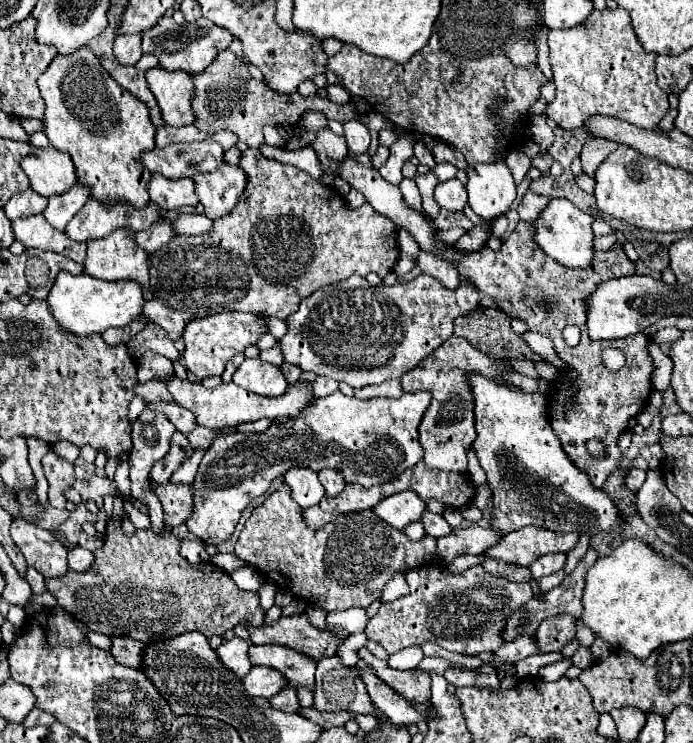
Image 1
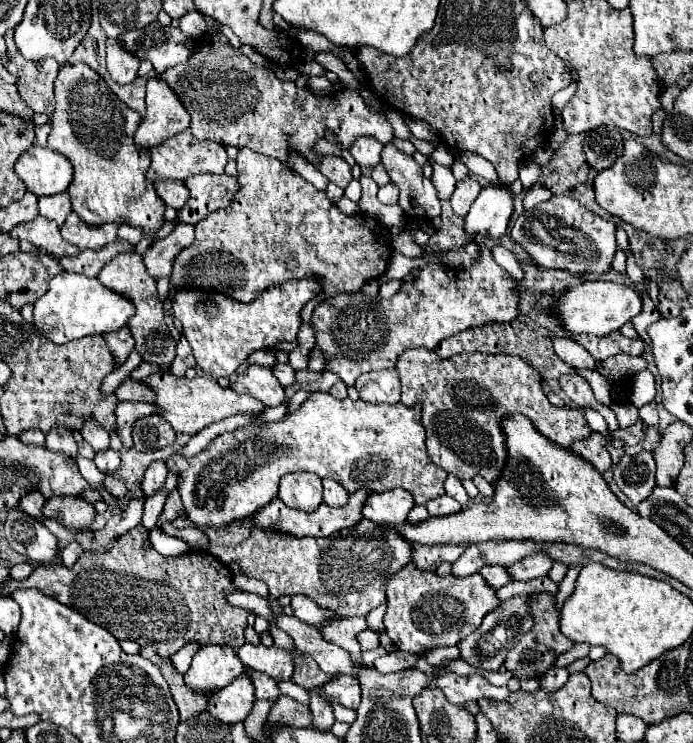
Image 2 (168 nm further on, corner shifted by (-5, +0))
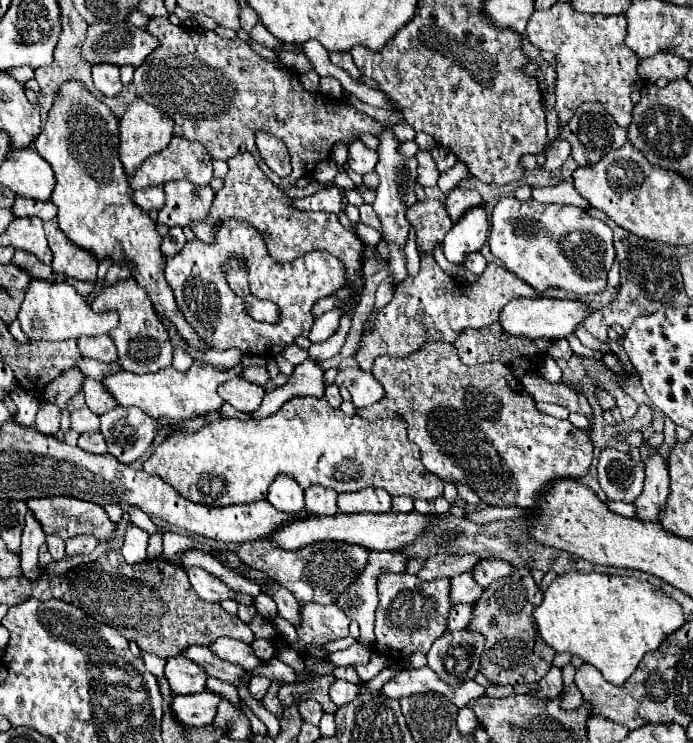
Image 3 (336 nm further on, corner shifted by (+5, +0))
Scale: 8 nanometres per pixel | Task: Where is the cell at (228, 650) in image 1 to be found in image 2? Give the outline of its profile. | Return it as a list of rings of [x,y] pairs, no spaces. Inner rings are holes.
[[[200,647],[192,659],[190,669],[184,673],[186,685],[196,693],[210,693],[232,683],[242,675],[244,665],[232,647]]]

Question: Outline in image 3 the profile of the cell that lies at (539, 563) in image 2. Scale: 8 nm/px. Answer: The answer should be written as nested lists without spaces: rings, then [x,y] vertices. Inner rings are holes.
[[[488,559],[488,561],[480,561],[476,567],[474,567],[474,579],[482,585],[482,587],[488,587],[492,581],[496,579],[502,579],[502,577],[508,577],[510,573],[514,571],[514,567],[506,561],[498,561],[498,559]]]

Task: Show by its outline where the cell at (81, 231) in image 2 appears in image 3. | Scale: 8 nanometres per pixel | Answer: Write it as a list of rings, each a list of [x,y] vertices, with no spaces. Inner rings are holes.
[[[56,219],[44,223],[44,231],[48,237],[48,245],[54,253],[52,269],[56,273],[66,273],[68,277],[80,281],[96,279],[96,269],[98,269],[96,259],[92,259],[88,251],[80,251],[80,247],[72,247],[72,243],[68,243],[68,237],[60,231]]]

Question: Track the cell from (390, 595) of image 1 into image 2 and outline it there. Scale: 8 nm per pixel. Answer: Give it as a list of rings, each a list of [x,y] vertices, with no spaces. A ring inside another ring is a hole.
[[[386,603],[378,605],[378,607],[366,617],[366,621],[368,621],[368,629],[372,629],[372,631],[376,631],[376,633],[382,633],[382,631],[384,631],[384,623],[382,623],[384,613],[386,613]]]

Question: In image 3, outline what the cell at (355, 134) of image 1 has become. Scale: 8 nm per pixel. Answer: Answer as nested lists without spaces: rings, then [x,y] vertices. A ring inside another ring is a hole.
[[[356,141],[348,147],[348,167],[360,175],[372,173],[376,167],[376,151],[364,147],[362,141]]]

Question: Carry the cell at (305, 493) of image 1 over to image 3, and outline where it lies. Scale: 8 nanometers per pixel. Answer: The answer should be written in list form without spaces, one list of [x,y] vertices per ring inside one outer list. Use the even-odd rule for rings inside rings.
[[[278,475],[268,489],[268,501],[284,513],[304,511],[304,489],[292,479],[292,475]]]

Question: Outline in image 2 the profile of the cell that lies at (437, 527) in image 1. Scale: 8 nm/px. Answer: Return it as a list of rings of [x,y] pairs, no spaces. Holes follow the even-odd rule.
[[[440,495],[438,499],[426,503],[426,507],[428,507],[430,515],[448,515],[448,513],[456,513],[458,509],[462,509],[460,503],[448,495]]]

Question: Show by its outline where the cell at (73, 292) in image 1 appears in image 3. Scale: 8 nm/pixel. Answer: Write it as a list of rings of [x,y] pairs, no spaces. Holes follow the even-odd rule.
[[[34,279],[22,301],[18,321],[30,341],[66,341],[78,339],[82,335],[96,337],[108,333],[118,325],[118,315],[116,311],[94,313],[86,301],[86,295],[78,293],[70,283]]]

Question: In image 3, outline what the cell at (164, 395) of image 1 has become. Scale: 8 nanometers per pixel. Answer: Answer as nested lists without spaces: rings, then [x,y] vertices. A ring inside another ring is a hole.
[[[88,377],[84,381],[84,393],[86,393],[86,405],[90,407],[90,411],[94,411],[98,415],[118,407],[118,403],[112,399],[112,395],[108,395],[108,391],[104,391],[104,385],[100,385],[92,377]]]

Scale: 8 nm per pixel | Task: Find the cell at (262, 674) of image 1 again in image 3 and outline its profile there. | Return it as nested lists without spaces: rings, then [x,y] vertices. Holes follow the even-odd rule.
[[[204,689],[196,695],[174,695],[170,707],[178,721],[190,727],[204,727],[214,721],[216,705],[220,705],[222,695],[210,689]]]

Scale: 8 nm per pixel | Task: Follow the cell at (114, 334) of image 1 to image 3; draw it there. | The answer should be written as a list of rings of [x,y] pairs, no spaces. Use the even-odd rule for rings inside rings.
[[[108,335],[80,337],[78,347],[80,347],[82,355],[88,357],[88,359],[96,359],[96,361],[102,361],[102,363],[116,363],[116,359],[118,359],[116,345],[112,343],[112,339]]]

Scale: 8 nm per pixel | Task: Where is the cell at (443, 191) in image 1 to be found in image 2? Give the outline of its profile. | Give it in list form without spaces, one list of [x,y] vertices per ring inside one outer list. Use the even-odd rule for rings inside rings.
[[[466,177],[462,181],[458,181],[452,197],[450,197],[450,205],[454,209],[454,213],[458,217],[466,217],[470,211],[470,205],[474,203],[474,199],[478,197],[478,193],[482,191],[482,185],[474,179],[474,177]]]

